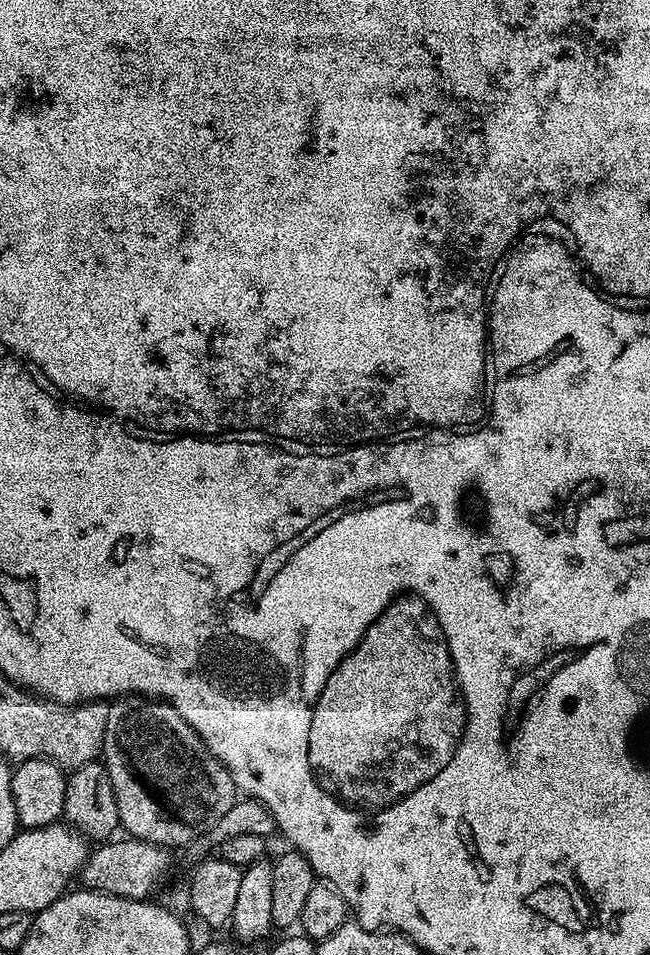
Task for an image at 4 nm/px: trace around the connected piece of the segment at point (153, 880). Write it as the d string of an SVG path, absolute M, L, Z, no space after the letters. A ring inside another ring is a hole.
M120 839L101 843L97 852L96 849L91 851L80 871L79 879L84 880L85 889L94 892L105 892L131 900L147 900L153 895L151 892L167 878L168 871L172 868L173 853L159 844L151 844L145 840Z

